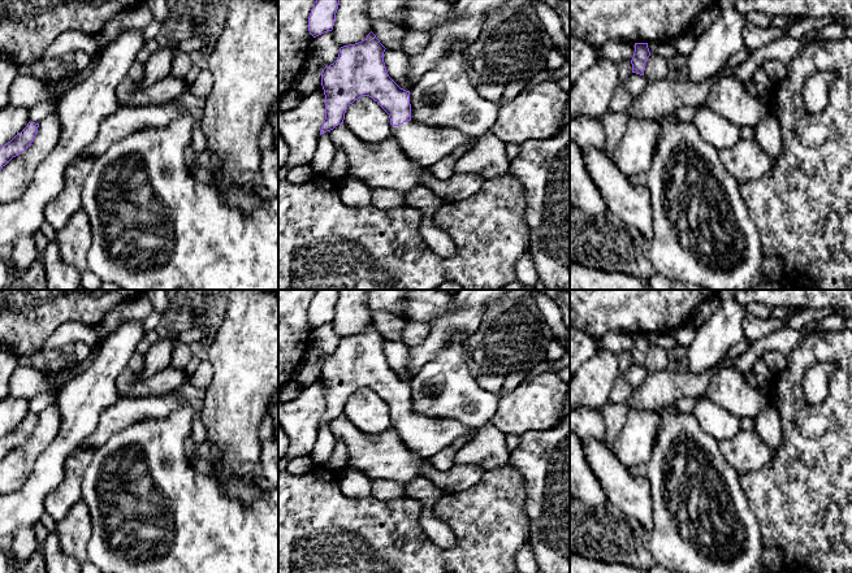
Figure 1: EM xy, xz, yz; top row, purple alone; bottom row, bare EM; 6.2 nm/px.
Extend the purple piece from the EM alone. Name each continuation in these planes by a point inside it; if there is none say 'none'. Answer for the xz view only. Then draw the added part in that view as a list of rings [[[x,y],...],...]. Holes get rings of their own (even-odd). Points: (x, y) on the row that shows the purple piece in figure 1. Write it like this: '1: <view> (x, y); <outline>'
1: xz (423, 144); [[[415,121],[392,126],[393,138],[405,155],[418,165],[429,169],[459,146],[473,149],[477,139],[455,129],[433,127]]]

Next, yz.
none

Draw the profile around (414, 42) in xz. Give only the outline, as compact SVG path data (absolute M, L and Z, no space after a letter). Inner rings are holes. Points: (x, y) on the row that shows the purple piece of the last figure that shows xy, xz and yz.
M407 30L403 42L402 42L402 51L407 56L414 56L420 53L425 45L428 44L431 38L429 31L414 31L414 30Z

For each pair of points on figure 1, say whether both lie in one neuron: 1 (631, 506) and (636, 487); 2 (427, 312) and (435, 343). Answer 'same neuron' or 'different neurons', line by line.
1: same neuron
2: different neurons

